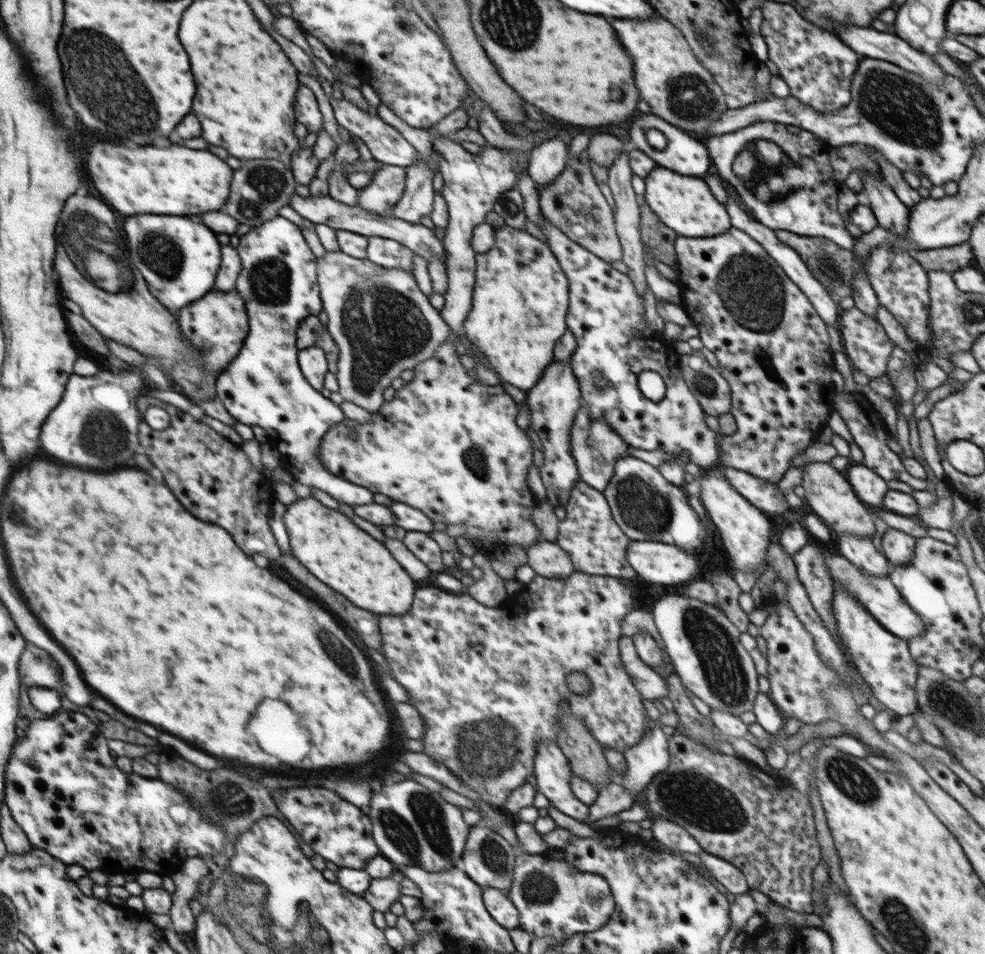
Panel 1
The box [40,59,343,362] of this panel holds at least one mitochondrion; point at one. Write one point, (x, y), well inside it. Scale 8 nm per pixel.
(100, 265)

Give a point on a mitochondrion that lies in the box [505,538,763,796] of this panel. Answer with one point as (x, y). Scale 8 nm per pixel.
(722, 666)

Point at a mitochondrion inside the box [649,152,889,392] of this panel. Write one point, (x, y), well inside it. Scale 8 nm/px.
(751, 291)

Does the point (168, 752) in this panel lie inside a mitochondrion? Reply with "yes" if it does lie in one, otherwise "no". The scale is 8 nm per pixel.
no

